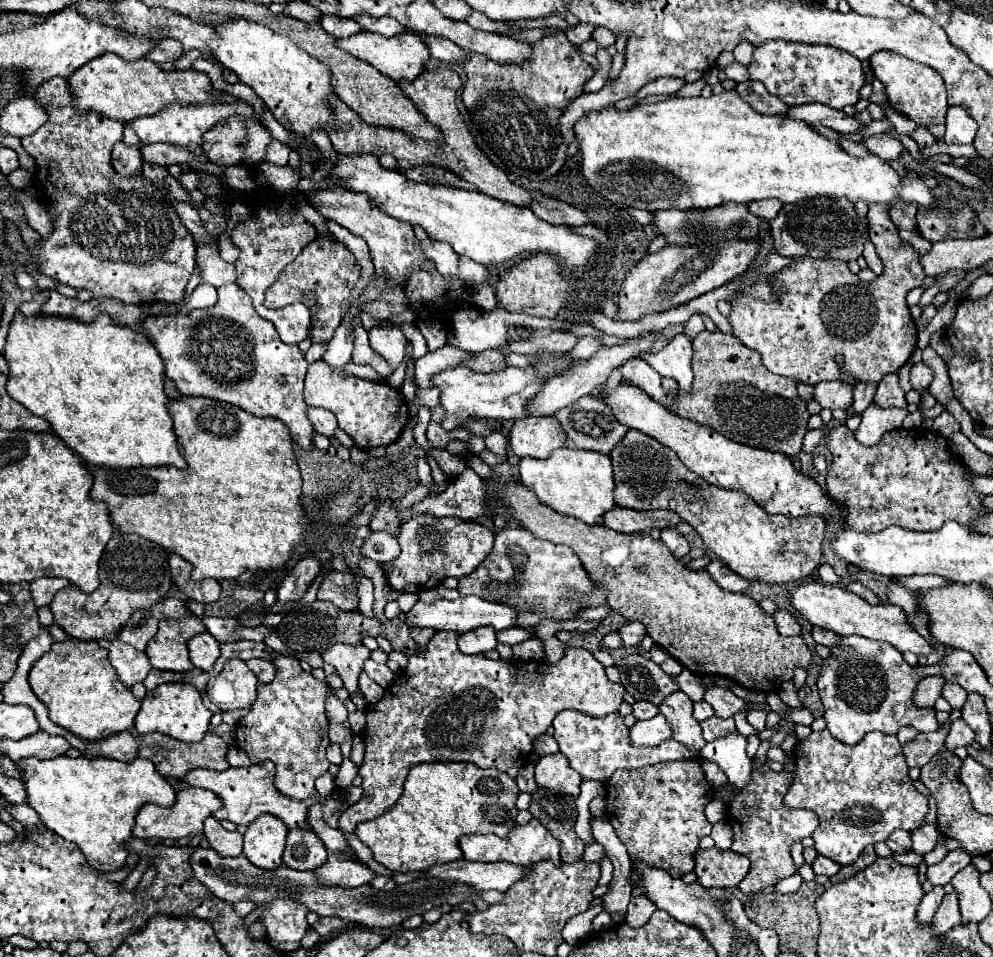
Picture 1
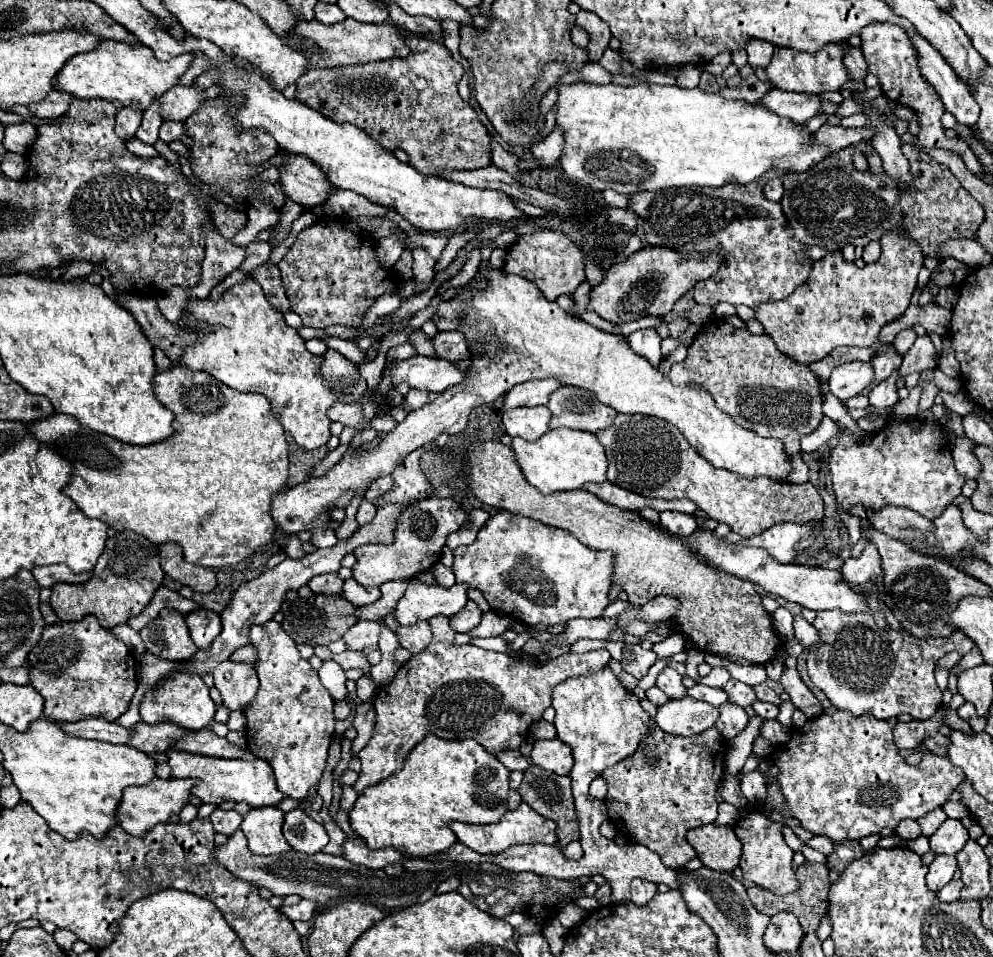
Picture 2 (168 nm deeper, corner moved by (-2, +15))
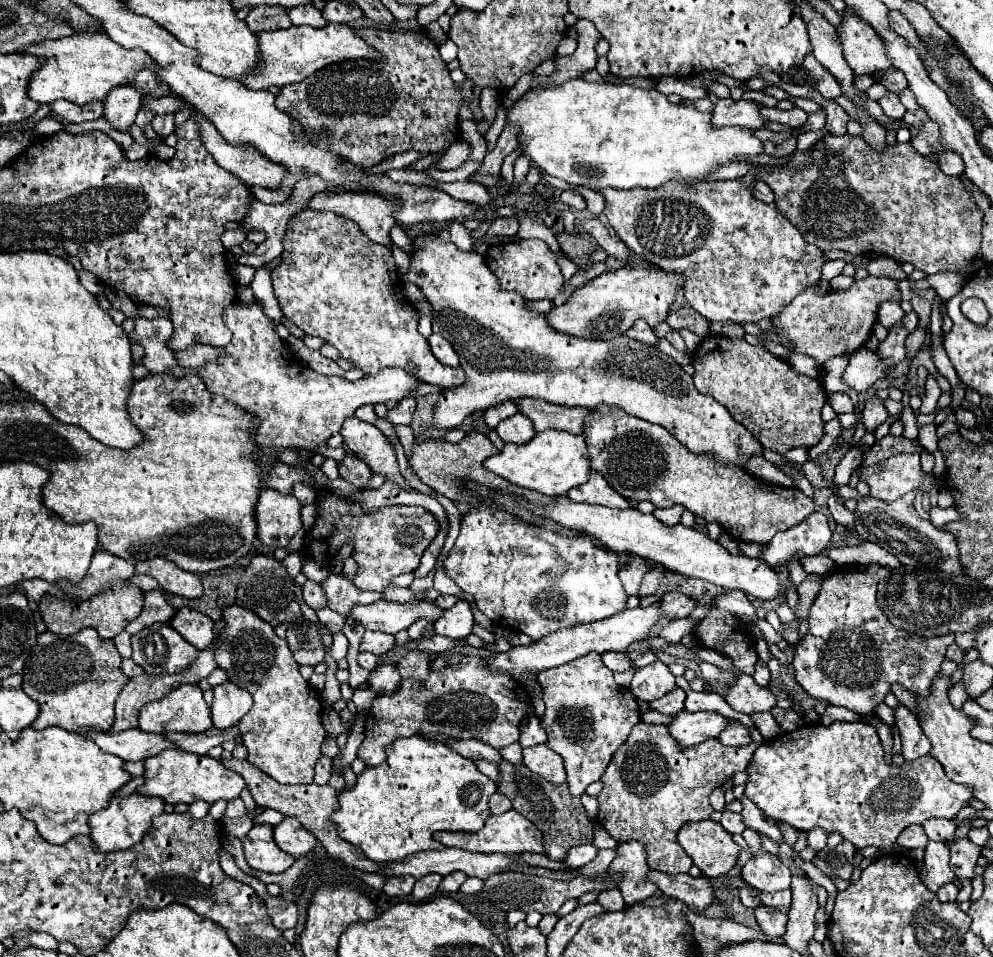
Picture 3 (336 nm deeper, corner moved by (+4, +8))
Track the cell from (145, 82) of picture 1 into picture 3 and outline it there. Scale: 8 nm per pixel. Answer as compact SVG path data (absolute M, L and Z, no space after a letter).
M106 33L70 35L56 41L42 41L26 47L22 53L42 59L42 67L32 73L28 81L28 97L36 103L54 103L56 99L66 99L76 105L84 105L90 99L104 101L108 91L118 85L132 85L138 69L152 67L148 55L138 49L124 49L112 41Z

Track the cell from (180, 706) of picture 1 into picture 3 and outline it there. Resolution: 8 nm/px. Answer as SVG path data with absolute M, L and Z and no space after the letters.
M180 685L172 689L164 699L152 701L140 709L138 727L148 733L202 733L212 727L210 707L202 699L202 691L198 685Z

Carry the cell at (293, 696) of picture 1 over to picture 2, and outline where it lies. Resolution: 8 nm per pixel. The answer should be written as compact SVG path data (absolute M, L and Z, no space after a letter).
M270 620L262 624L262 628L252 628L250 640L258 650L254 666L260 678L260 688L244 710L248 750L272 764L280 792L302 800L308 796L310 788L318 784L326 768L328 746L334 738L334 700L320 684L318 672L298 654L294 640L278 622Z

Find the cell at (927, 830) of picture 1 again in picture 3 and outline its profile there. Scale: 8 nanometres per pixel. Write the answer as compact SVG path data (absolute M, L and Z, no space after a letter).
M928 819L922 827L932 841L950 841L956 831L954 821L950 819Z

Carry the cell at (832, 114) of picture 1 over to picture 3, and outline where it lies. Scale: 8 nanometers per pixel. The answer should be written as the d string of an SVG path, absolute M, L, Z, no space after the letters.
M710 95L714 103L712 109L712 127L742 127L742 129L760 129L766 121L760 115L760 107L754 101L734 101L718 99Z

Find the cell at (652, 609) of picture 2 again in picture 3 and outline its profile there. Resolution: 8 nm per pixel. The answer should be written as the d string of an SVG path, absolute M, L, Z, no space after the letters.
M668 591L660 599L660 607L664 607L664 615L668 619L682 619L692 613L692 609L696 607L696 601L682 591Z

